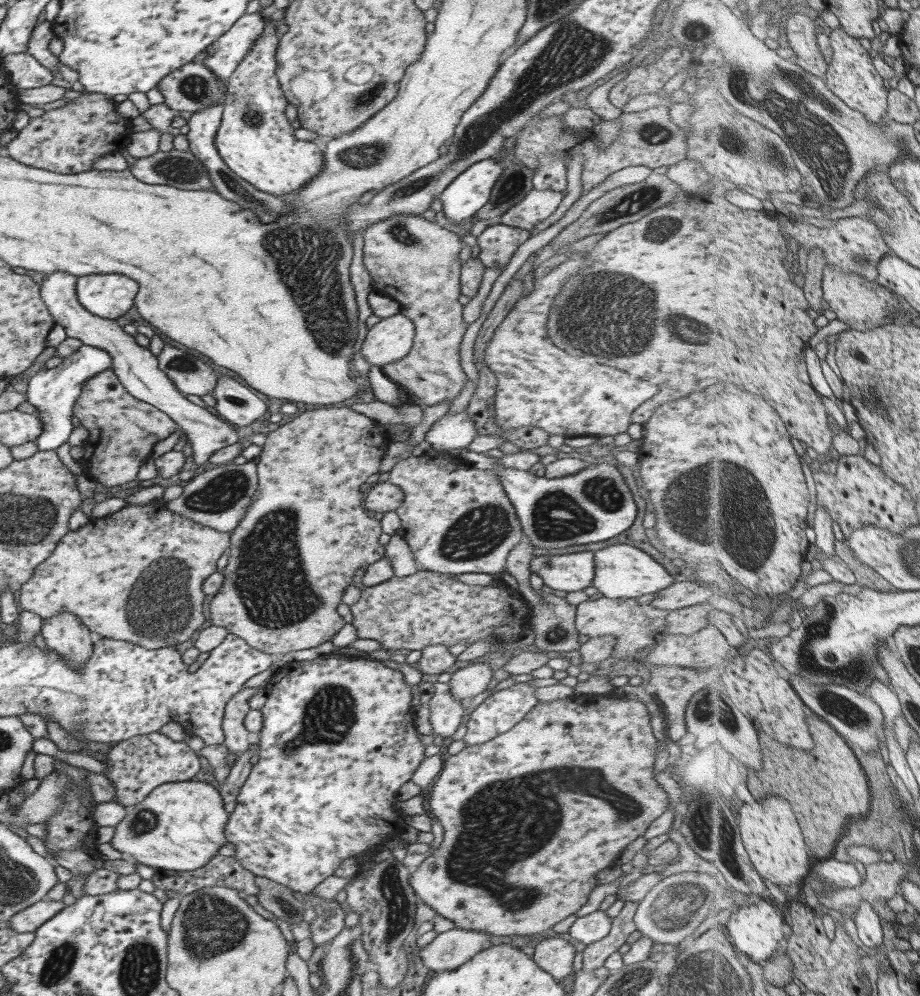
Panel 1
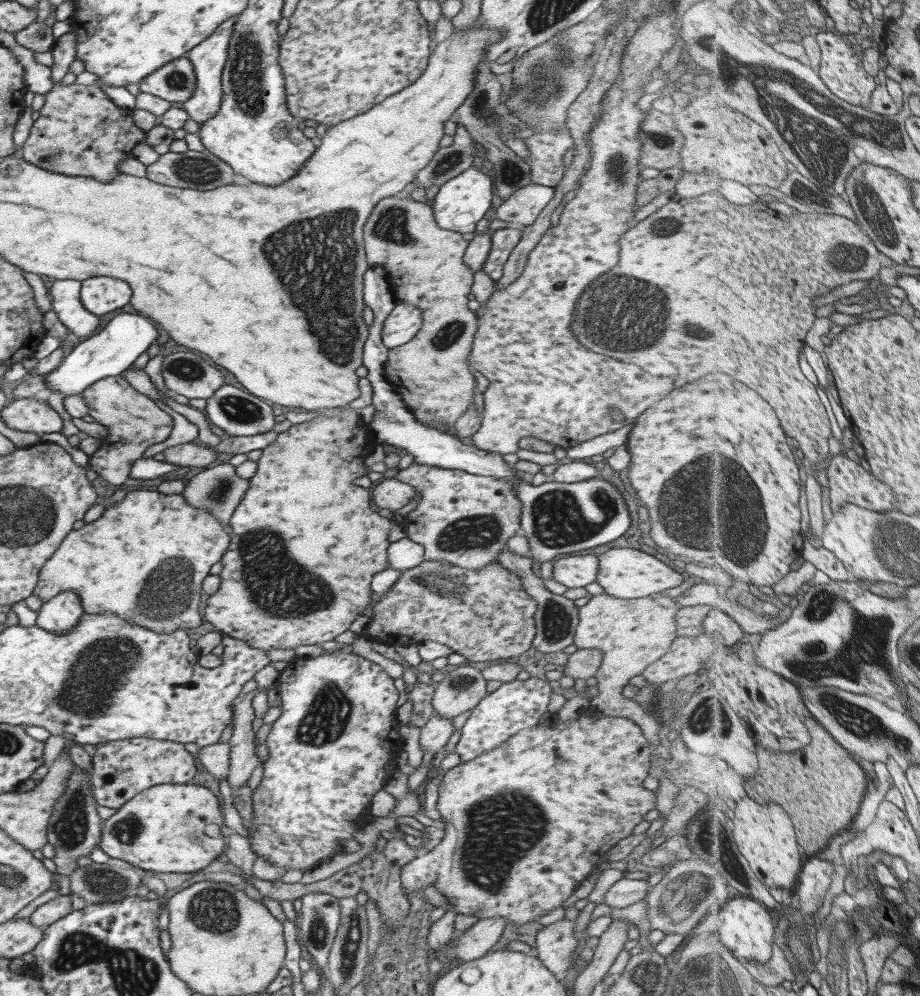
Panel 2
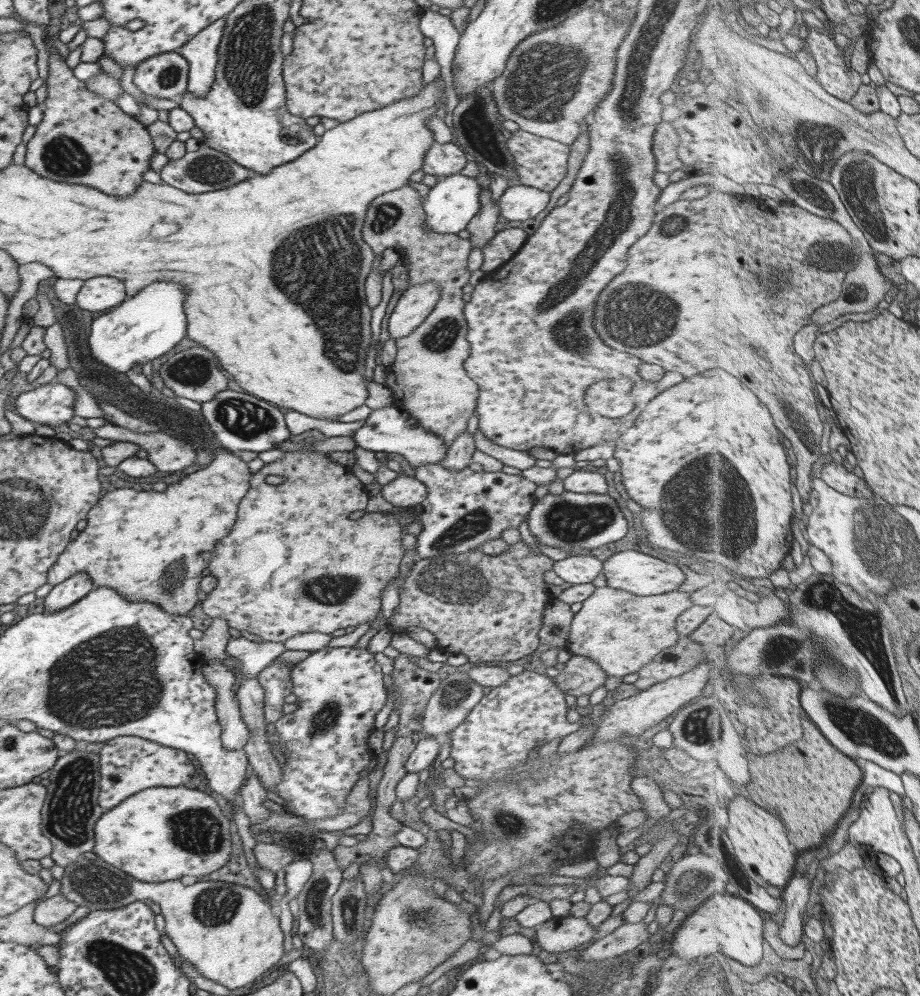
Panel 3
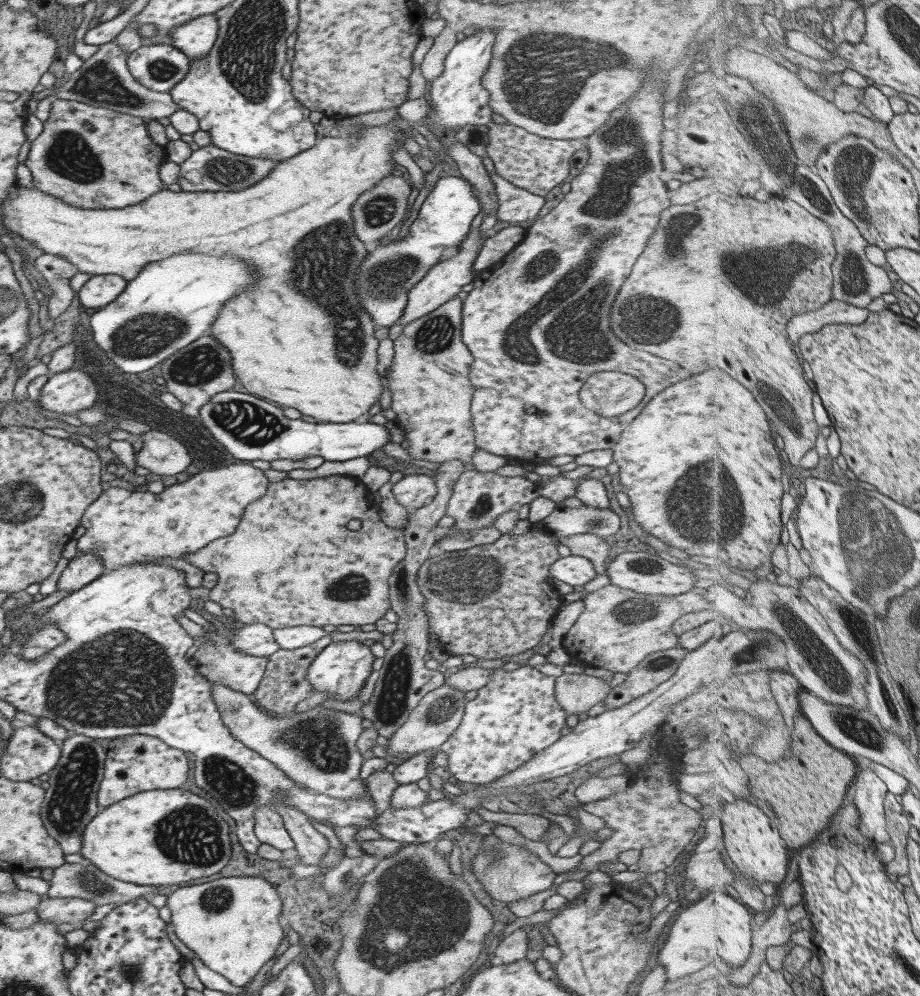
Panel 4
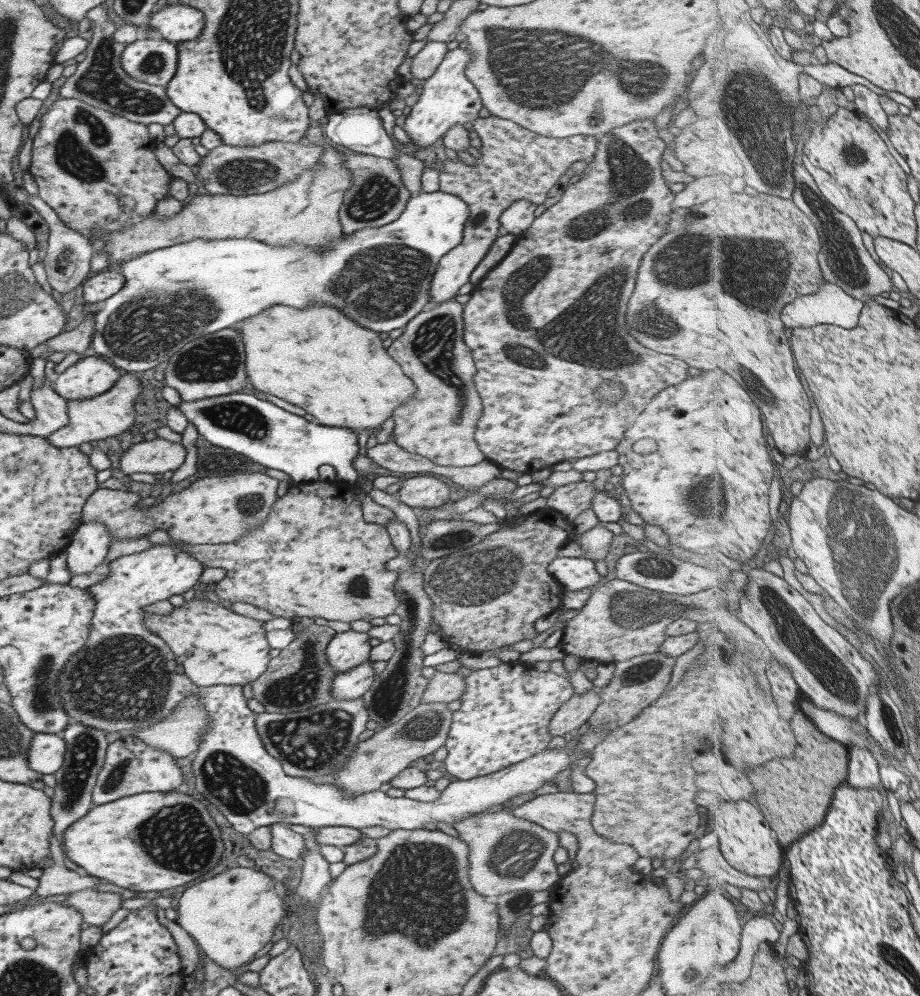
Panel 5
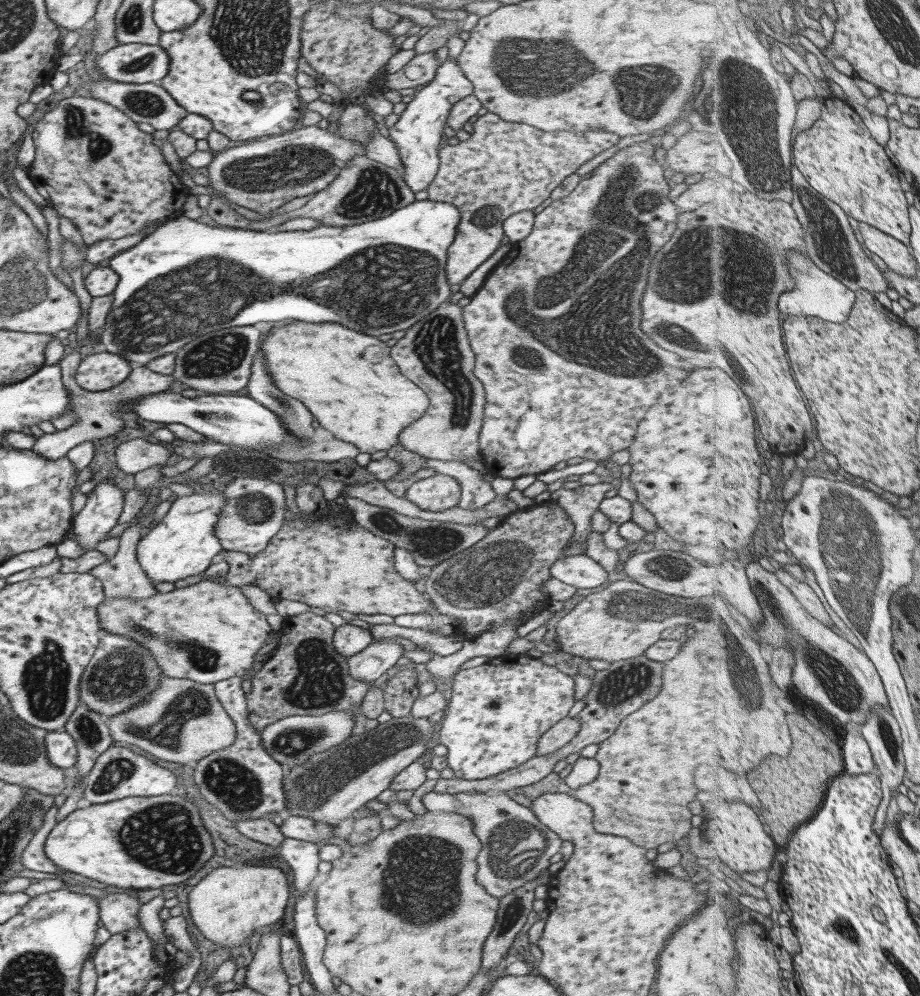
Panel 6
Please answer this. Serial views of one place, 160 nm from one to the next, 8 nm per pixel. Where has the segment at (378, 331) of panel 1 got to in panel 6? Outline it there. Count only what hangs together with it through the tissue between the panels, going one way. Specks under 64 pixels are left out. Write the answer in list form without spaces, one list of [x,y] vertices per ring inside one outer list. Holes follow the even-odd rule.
[[[491,112],[476,117],[472,128],[473,133],[469,134],[466,141],[459,141],[455,145],[442,143],[438,150],[437,172],[425,190],[427,199],[452,204],[460,214],[453,242],[446,250],[445,277],[449,286],[465,281],[471,272],[497,250],[504,235],[504,218],[516,212],[532,211],[566,176],[619,140],[616,134],[600,128],[587,131],[543,131],[528,124],[501,120]]]

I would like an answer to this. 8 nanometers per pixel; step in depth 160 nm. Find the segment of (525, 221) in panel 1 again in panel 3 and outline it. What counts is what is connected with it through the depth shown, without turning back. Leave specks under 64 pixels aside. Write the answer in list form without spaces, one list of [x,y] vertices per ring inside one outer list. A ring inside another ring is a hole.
[[[517,183],[507,187],[498,200],[498,213],[505,220],[524,220],[537,216],[549,200],[549,193]]]

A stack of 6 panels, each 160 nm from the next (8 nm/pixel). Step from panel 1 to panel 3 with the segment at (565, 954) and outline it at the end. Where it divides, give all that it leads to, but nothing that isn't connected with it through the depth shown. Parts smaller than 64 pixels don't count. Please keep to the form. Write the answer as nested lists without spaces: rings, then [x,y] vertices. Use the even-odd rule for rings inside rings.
[[[553,917],[551,921],[545,921],[538,924],[534,928],[535,944],[541,949],[550,953],[563,952],[570,949],[575,949],[577,945],[586,944],[591,942],[593,934],[595,934],[596,928],[589,927],[587,921],[583,917]]]

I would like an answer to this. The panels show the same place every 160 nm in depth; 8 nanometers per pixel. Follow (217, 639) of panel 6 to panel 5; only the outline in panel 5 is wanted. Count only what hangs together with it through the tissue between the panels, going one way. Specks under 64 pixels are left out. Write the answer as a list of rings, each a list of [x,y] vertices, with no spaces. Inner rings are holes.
[[[195,594],[193,601],[172,607],[167,614],[147,612],[144,625],[167,643],[177,668],[196,687],[244,685],[259,679],[270,660],[266,633],[262,622],[232,612],[228,604]]]

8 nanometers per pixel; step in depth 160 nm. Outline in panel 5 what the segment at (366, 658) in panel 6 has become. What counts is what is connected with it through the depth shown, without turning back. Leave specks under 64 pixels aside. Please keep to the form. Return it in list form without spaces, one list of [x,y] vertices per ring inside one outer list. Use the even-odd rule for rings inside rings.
[[[370,660],[353,667],[351,670],[335,674],[331,681],[332,700],[353,700],[359,698],[373,682],[373,669]]]

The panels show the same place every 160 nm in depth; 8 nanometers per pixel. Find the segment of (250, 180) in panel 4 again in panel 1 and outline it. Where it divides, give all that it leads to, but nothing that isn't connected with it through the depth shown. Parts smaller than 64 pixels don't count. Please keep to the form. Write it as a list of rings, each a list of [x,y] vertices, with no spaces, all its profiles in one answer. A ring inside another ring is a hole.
[[[170,150],[169,152],[157,151],[149,156],[143,158],[135,158],[135,164],[131,168],[127,168],[139,182],[145,184],[164,184],[165,186],[172,186],[173,188],[183,190],[203,190],[209,186],[210,183],[205,167],[195,158],[188,150]]]

